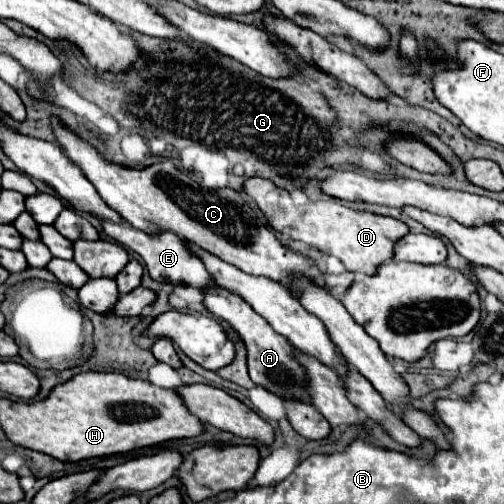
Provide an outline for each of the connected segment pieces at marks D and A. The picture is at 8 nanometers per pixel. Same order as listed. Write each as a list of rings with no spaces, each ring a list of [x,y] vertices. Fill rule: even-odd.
[[[248,178],[244,182],[244,192],[256,202],[276,232],[294,240],[302,240],[324,254],[336,256],[350,272],[374,274],[378,264],[392,258],[394,242],[408,234],[408,226],[396,218],[370,214],[368,210],[352,210],[334,200],[318,200],[296,206],[284,188],[266,178]]]
[[[220,286],[210,288],[210,292],[202,292],[204,294],[204,306],[206,310],[214,316],[220,318],[224,322],[228,322],[232,326],[232,330],[240,336],[240,340],[246,346],[246,360],[248,360],[248,370],[250,370],[250,378],[254,384],[270,390],[276,396],[286,396],[286,398],[298,398],[304,402],[310,402],[308,394],[304,392],[304,370],[298,362],[294,362],[292,358],[292,350],[290,344],[284,336],[276,334],[272,330],[272,326],[254,312],[254,308],[244,302],[238,294],[228,292]]]

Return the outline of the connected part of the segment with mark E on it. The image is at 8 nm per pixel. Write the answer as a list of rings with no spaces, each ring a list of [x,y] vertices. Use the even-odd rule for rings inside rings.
[[[100,220],[100,224],[112,240],[122,244],[124,248],[130,248],[130,250],[138,252],[144,258],[146,268],[148,268],[148,272],[154,280],[190,284],[198,290],[206,290],[208,286],[216,284],[212,280],[212,276],[206,272],[202,260],[194,254],[194,250],[188,248],[178,236],[174,236],[174,232],[162,232],[162,236],[146,236],[146,232],[138,232],[138,228],[130,228],[130,224],[126,224],[126,220],[122,220],[122,224],[114,224],[110,220]]]

